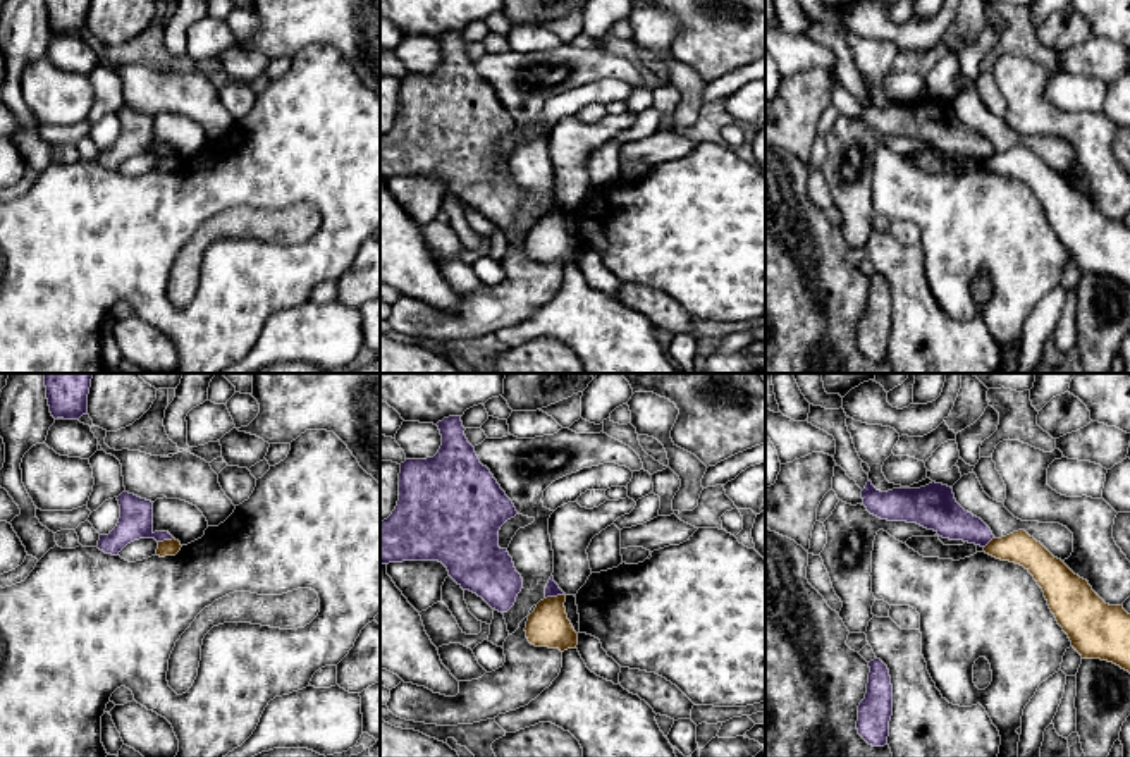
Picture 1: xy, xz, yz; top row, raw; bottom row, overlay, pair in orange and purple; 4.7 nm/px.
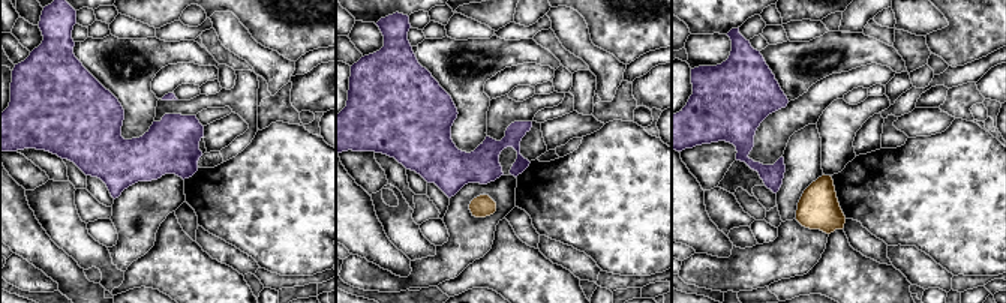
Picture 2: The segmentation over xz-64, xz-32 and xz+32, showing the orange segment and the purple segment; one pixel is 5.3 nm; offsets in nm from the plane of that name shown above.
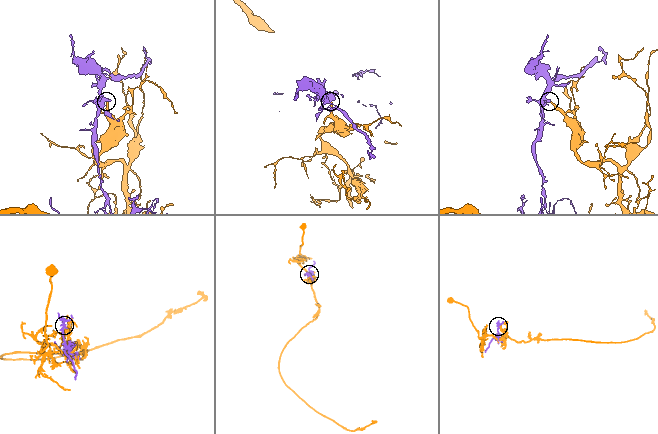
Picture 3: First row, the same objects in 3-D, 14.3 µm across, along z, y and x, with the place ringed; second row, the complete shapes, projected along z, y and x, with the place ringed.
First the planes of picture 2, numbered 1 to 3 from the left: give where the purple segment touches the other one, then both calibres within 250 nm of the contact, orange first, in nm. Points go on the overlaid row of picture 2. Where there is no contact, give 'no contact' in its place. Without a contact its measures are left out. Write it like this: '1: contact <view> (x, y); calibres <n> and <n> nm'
1: no contact
2: no contact
3: no contact

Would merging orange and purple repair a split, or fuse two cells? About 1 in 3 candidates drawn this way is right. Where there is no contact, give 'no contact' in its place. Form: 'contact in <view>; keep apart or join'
contact in xz; keep apart

